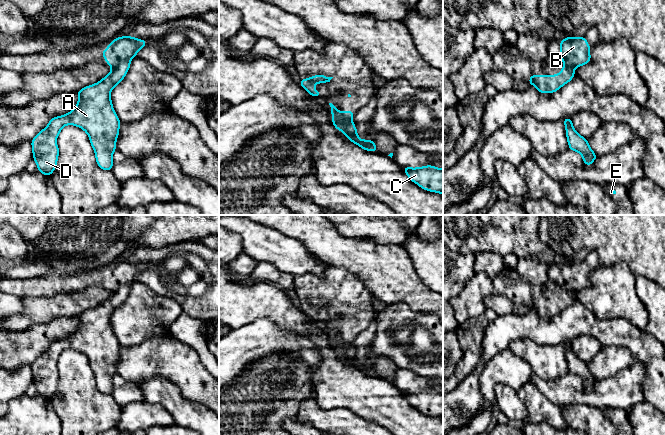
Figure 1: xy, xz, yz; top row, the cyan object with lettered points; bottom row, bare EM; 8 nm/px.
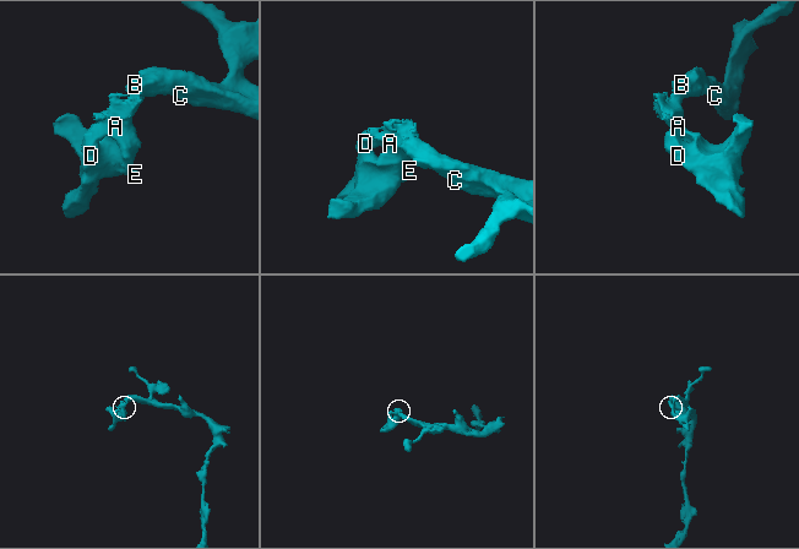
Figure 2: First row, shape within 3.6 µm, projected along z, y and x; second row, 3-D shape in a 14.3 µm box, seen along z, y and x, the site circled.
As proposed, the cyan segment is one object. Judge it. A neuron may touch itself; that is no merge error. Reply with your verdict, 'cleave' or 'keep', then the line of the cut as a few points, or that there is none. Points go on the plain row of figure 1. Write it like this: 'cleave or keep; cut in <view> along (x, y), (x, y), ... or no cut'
cleave; cut in xy along (129, 282), (122, 283), (112, 291)

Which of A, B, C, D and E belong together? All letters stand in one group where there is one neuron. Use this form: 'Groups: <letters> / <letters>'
Groups: A D E / B C

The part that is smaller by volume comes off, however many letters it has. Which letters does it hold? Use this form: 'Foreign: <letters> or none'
Foreign: A, D, E

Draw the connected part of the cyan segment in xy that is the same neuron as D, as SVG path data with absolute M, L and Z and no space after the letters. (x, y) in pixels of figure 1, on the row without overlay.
M130 283L120 285L98 307L79 314L77 330L63 340L52 342L47 351L32 363L33 383L38 396L47 400L53 397L59 379L55 364L61 353L68 348L80 351L88 358L97 389L102 394L111 395L121 345L113 333L110 317L127 298L130 286Z

